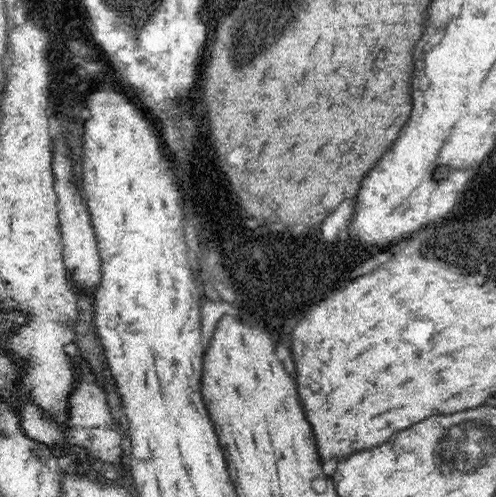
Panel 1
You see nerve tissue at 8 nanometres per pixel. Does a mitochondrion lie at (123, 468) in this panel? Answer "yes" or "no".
no

